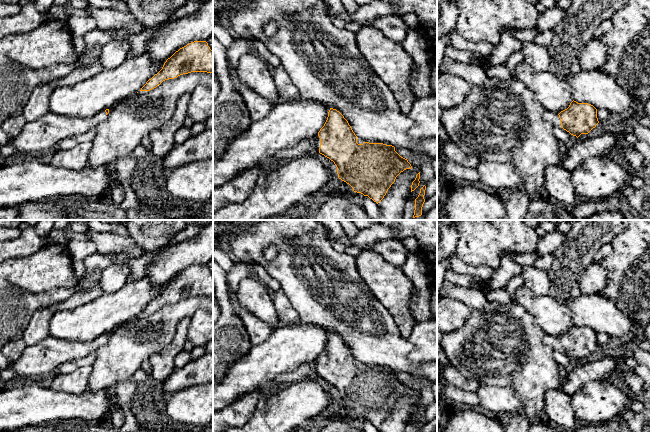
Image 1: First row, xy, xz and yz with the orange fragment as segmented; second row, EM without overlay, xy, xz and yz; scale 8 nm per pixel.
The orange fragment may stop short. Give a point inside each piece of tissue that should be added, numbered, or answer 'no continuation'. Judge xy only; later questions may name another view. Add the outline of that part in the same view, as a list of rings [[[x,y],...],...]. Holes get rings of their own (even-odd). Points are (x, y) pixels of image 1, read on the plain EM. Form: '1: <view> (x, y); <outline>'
1: xy (44, 357); [[[105,335],[87,342],[47,336],[42,342],[27,346],[22,355],[15,362],[11,362],[8,368],[17,376],[26,378],[54,373],[62,363],[88,357],[105,342]]]

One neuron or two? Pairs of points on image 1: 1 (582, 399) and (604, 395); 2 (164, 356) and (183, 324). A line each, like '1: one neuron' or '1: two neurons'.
1: one neuron
2: one neuron

